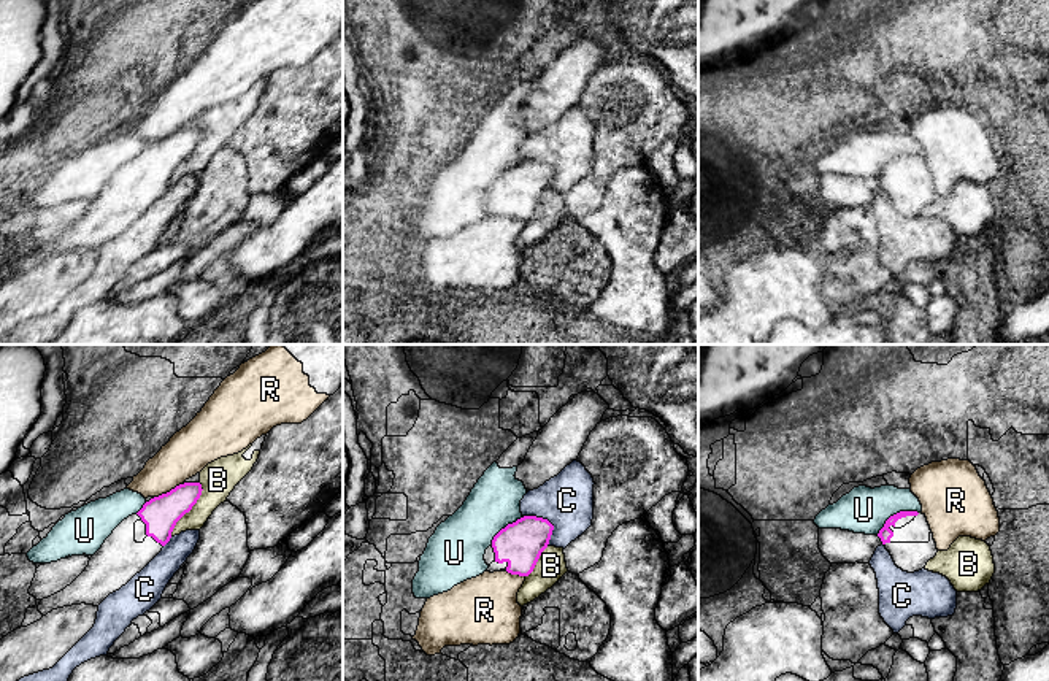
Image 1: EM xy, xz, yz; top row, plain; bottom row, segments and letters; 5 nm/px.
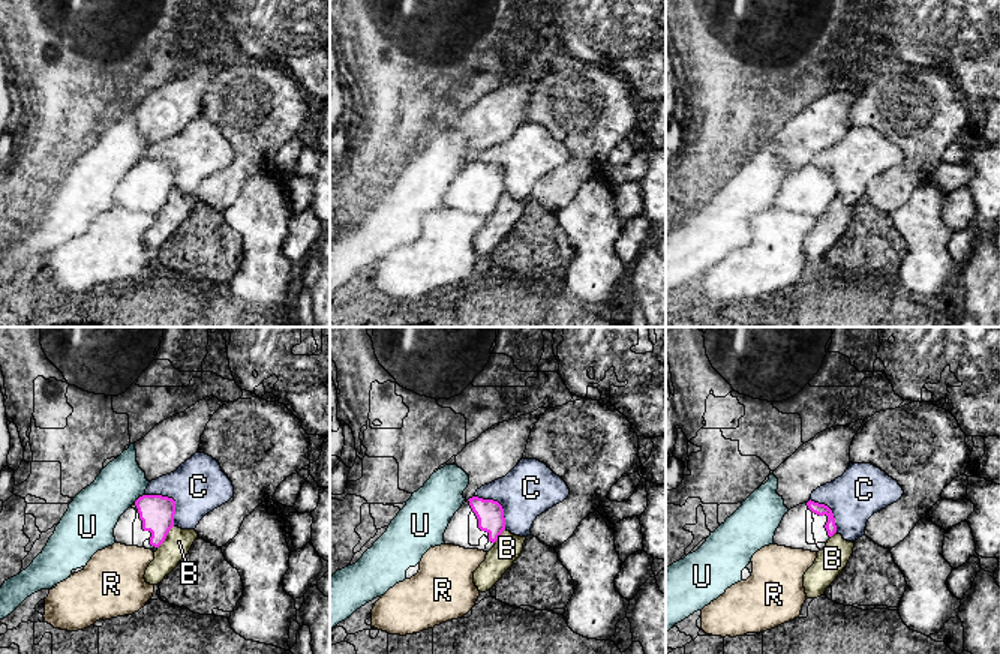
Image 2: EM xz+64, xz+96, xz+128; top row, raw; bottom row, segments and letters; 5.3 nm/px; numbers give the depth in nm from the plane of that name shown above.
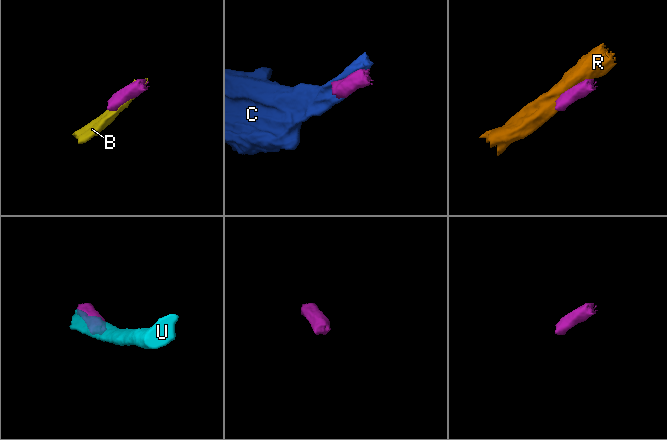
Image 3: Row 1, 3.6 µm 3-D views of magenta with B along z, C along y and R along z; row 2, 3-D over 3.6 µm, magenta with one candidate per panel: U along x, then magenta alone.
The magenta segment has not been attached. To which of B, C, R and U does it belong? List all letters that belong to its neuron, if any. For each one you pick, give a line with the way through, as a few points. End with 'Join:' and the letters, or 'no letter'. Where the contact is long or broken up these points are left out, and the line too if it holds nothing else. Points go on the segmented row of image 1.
Join: no letter

